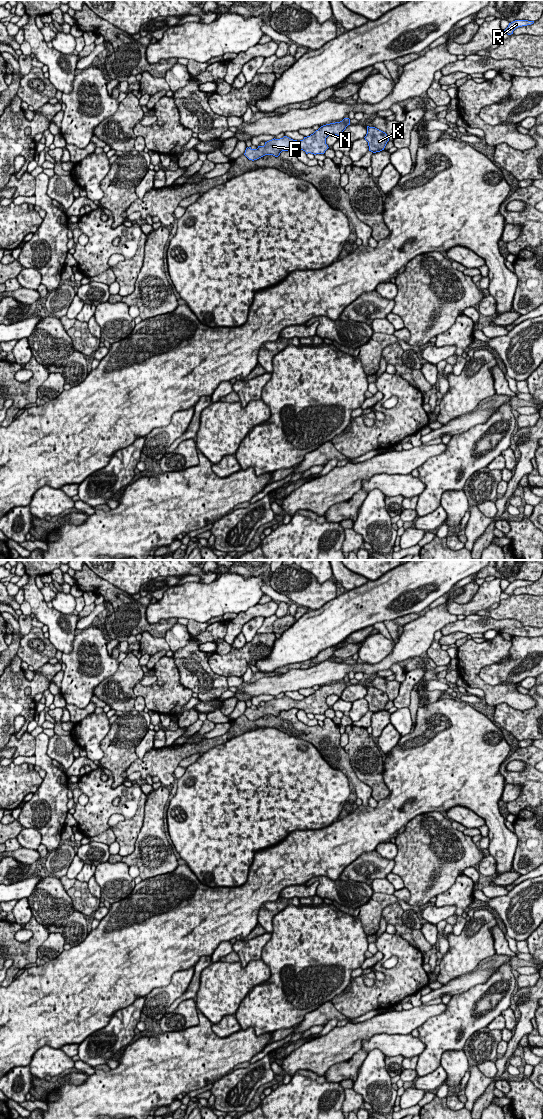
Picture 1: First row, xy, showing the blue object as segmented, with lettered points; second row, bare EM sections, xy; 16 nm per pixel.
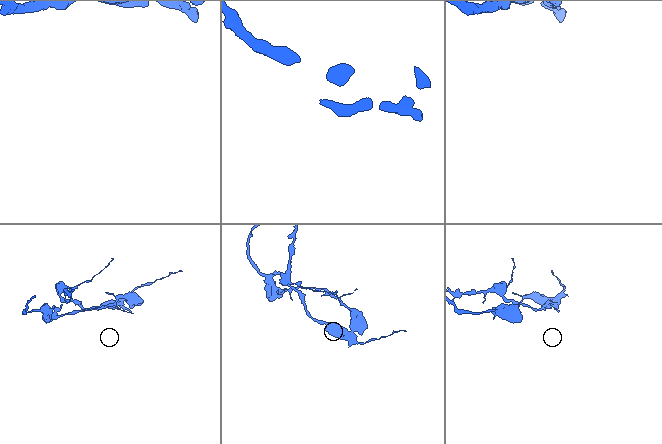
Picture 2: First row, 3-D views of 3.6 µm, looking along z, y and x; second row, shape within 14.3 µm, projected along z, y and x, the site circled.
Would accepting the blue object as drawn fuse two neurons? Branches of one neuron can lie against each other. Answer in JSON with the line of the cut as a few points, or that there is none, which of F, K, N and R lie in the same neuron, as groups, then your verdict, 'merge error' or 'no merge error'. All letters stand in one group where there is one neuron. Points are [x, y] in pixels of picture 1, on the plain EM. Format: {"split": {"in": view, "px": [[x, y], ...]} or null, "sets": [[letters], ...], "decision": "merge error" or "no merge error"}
{"split": {"in": "xy", "px": [[342, 680], [347, 685]]}, "sets": [["F", "N", "R"], ["K"]], "decision": "merge error"}

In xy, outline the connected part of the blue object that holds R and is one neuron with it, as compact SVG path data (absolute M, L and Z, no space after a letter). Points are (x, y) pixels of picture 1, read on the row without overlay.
M515 580L511 583L509 583L508 587L504 590L504 593L511 595L513 594L513 591L522 586L527 586L533 584L534 581L528 581L528 580Z

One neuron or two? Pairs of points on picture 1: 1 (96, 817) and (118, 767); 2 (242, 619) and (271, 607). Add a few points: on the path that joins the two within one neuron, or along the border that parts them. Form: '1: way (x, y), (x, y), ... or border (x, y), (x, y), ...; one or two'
1: border (104, 767), (112, 774), (113, 787), (122, 784); two
2: way (249, 614), (256, 610), (264, 610); one

